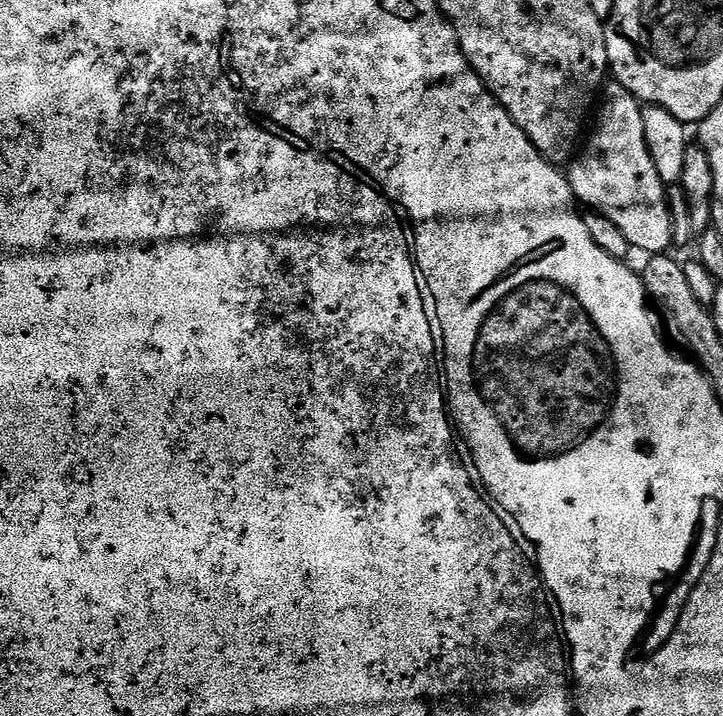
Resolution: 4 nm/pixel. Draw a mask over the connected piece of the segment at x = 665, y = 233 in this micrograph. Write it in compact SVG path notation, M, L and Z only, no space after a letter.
M612 82L603 89L599 108L600 121L588 145L586 140L582 151L571 161L566 172L572 195L581 205L588 204L584 206L610 218L610 222L626 234L633 249L641 248L647 254L667 253L668 247L672 248L674 244L672 212L666 185L662 178L658 178L654 158L650 158L650 150L646 146L642 105L621 84Z

